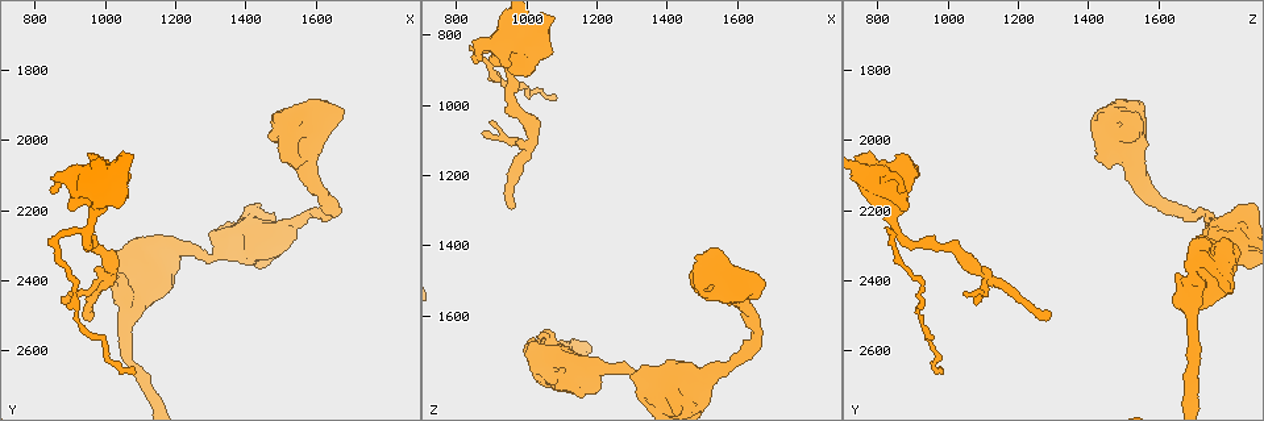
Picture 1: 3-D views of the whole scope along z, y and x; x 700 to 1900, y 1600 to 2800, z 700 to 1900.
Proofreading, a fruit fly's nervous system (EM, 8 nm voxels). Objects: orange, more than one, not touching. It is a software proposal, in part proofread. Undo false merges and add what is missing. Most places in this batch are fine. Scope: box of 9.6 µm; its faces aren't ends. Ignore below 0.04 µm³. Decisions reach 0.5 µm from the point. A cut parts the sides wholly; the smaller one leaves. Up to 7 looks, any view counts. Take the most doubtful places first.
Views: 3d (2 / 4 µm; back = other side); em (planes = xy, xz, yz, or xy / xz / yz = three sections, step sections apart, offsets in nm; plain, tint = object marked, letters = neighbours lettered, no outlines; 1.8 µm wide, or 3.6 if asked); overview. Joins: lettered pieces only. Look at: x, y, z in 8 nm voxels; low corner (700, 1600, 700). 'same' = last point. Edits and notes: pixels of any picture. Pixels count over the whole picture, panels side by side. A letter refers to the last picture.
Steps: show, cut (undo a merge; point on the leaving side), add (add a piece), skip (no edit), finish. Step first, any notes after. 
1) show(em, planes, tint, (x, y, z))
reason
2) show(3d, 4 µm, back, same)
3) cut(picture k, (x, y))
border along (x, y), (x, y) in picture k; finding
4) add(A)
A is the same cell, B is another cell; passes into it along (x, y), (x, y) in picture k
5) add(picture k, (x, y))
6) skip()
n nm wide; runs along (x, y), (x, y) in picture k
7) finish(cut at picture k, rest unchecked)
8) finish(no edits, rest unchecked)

show(3d, 4 µm, (970, 2500, 1290))
an open end

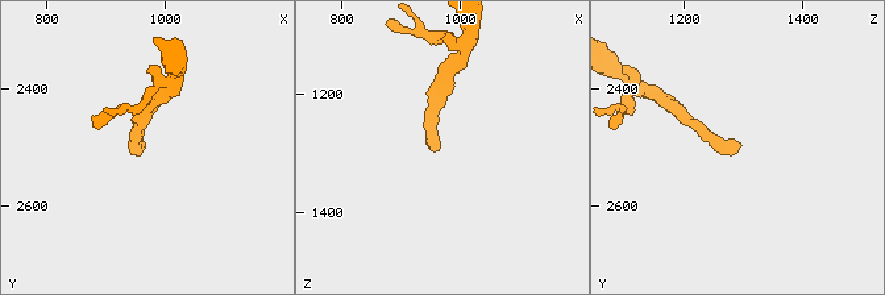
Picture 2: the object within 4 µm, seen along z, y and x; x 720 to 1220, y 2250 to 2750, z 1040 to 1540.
show(em, yz, step 16, letters, (970, 2495, 1290))

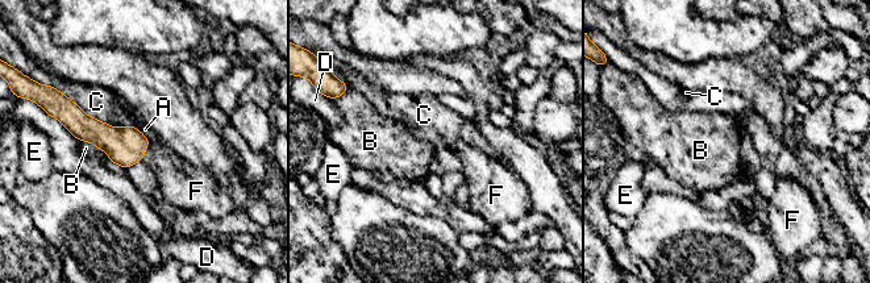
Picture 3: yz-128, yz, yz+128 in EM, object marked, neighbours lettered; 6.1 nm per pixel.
show(em, planes, letters, same)

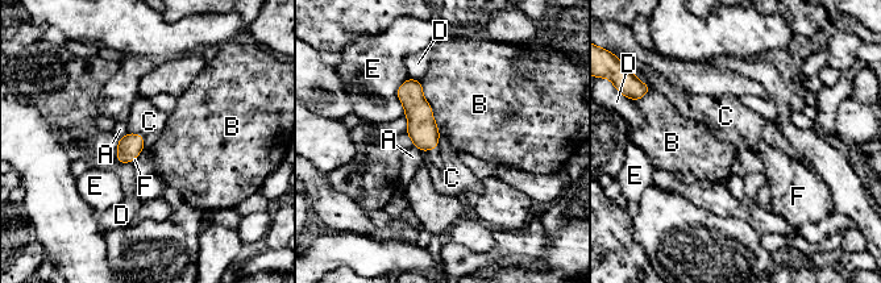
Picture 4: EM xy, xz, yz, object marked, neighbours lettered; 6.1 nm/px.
add(F)
F is the same cell, A, B, C, D and E are other cells; passes into it along (423, 130), (431, 149), (433, 155) in picture 4; it goes on there

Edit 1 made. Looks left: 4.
show(em, planes, tint, (1050, 2390, 1660))
sharp bend

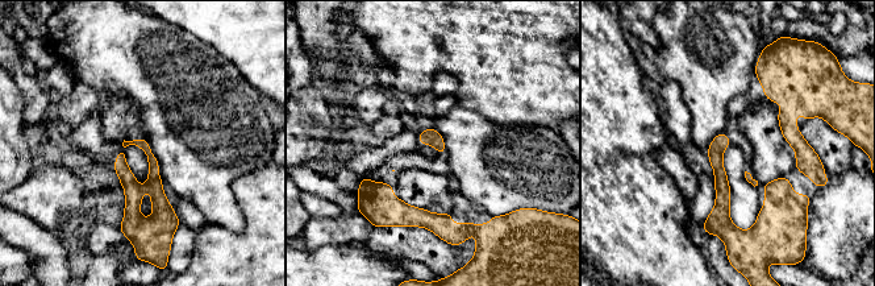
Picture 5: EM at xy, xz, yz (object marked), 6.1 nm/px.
show(em, planes, letters, same)

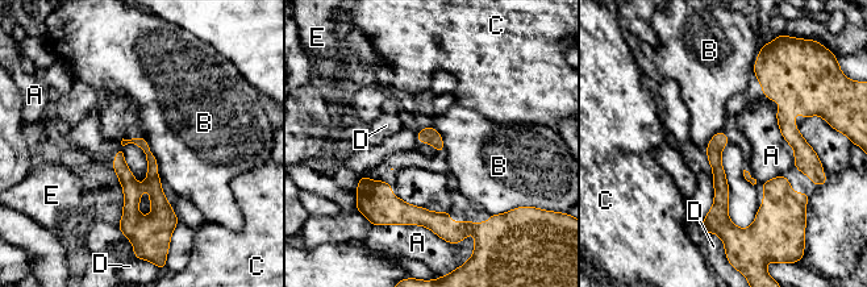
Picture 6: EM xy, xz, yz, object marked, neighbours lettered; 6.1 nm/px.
skip()
A, B, C, D and E are other cells; runs along (721, 134), (716, 145), (720, 225) in picture 6; all the same neuron

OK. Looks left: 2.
show(em, 3.6 µm, planes, tint, (940, 2260, 840))
sharp bend

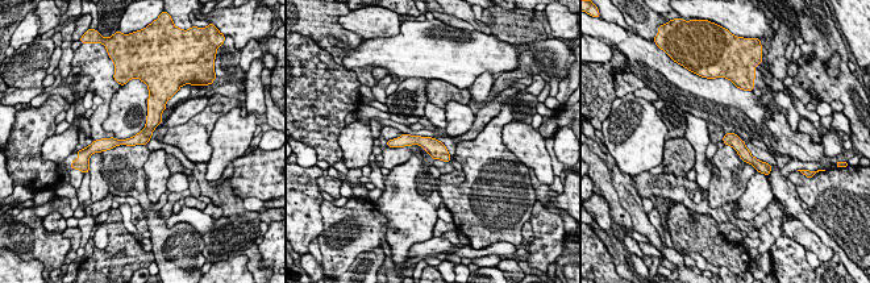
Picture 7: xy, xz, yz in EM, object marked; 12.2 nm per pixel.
show(em, 3.6 µm, planes, letters, same)

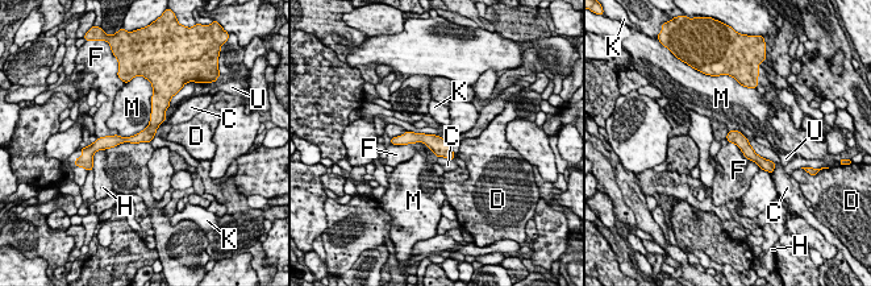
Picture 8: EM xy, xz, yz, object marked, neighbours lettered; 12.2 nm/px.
skip()
C, D, F, H, K, M and U are other cells; runs along (162, 108), (144, 136), (104, 141) in picture 8; continuous, no second neuron

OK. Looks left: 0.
finish(add at picture 4, rest unchecked)

